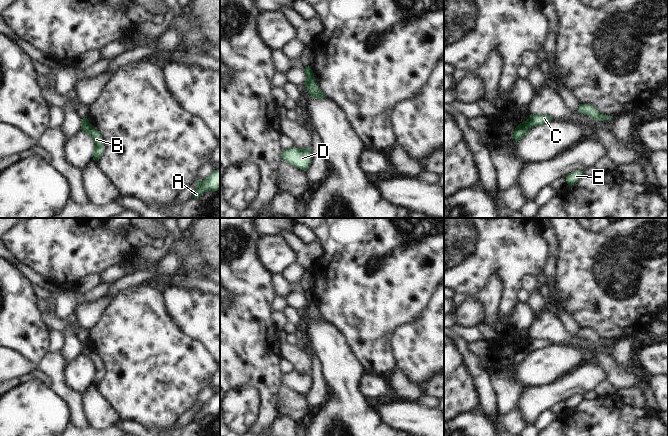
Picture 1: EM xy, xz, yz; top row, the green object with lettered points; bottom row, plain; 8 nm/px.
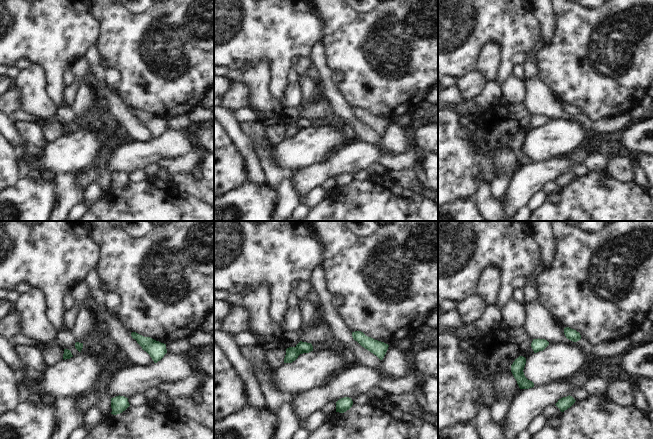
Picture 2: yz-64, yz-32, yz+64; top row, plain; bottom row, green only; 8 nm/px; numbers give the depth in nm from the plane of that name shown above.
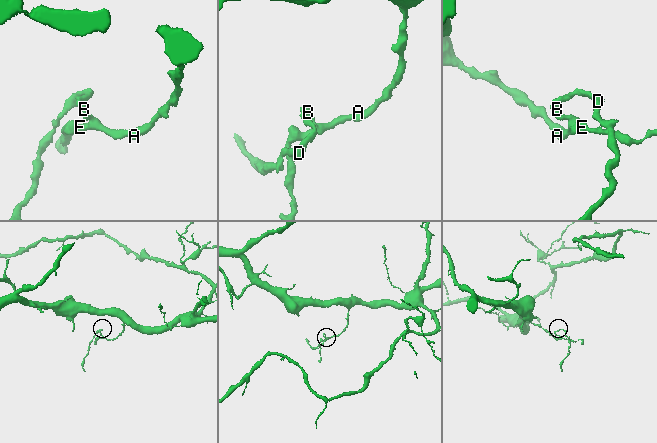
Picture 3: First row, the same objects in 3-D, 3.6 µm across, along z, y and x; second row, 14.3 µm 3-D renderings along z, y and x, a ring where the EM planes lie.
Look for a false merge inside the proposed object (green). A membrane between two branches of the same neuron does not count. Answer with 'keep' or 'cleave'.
cleave

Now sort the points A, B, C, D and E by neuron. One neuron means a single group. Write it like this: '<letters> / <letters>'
A B E / C D

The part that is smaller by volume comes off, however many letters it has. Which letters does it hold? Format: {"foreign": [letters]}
{"foreign": ["C", "D"]}

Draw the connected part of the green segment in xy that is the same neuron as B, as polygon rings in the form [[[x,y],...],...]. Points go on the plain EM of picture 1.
[[[82,346],[80,354],[87,357],[92,362],[94,367],[93,384],[97,386],[103,379],[104,375],[104,366],[102,360],[98,354],[88,346]]]

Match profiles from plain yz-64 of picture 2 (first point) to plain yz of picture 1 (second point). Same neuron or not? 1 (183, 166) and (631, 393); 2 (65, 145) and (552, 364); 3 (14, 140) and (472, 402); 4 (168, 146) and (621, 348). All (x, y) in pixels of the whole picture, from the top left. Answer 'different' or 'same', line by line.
1: different
2: same
3: different
4: same

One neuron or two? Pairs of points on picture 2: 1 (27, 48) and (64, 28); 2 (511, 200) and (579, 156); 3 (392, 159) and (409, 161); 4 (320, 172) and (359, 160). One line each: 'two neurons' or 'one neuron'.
1: one neuron
2: one neuron
3: one neuron
4: one neuron

